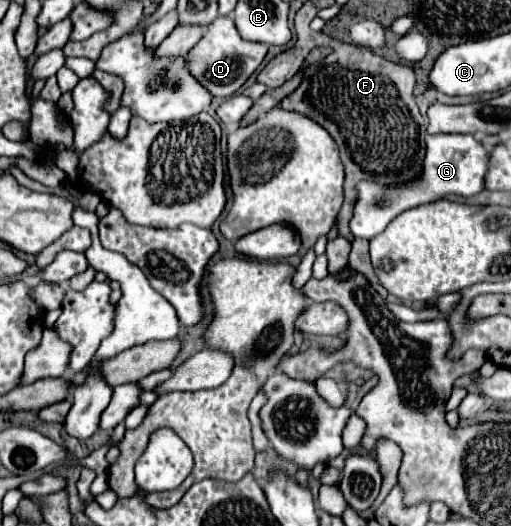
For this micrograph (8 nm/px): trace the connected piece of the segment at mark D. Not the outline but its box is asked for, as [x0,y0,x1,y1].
[186,16,268,98]

